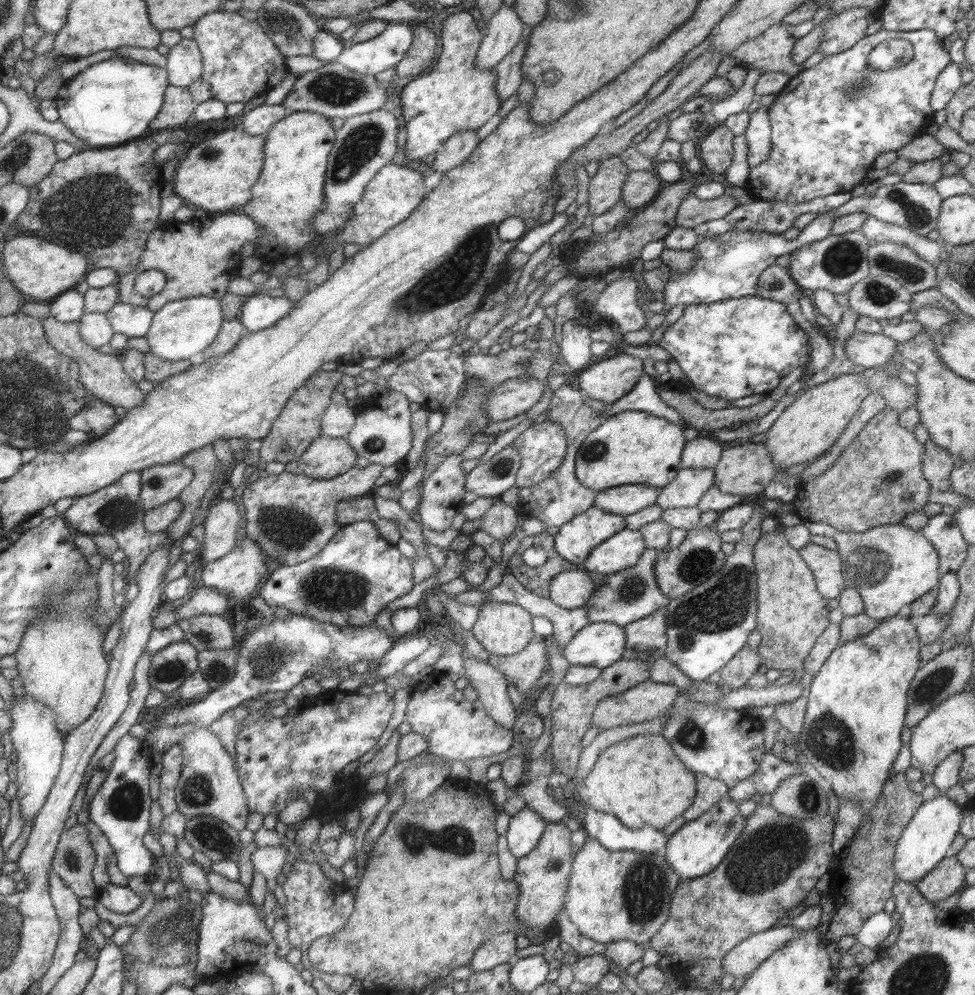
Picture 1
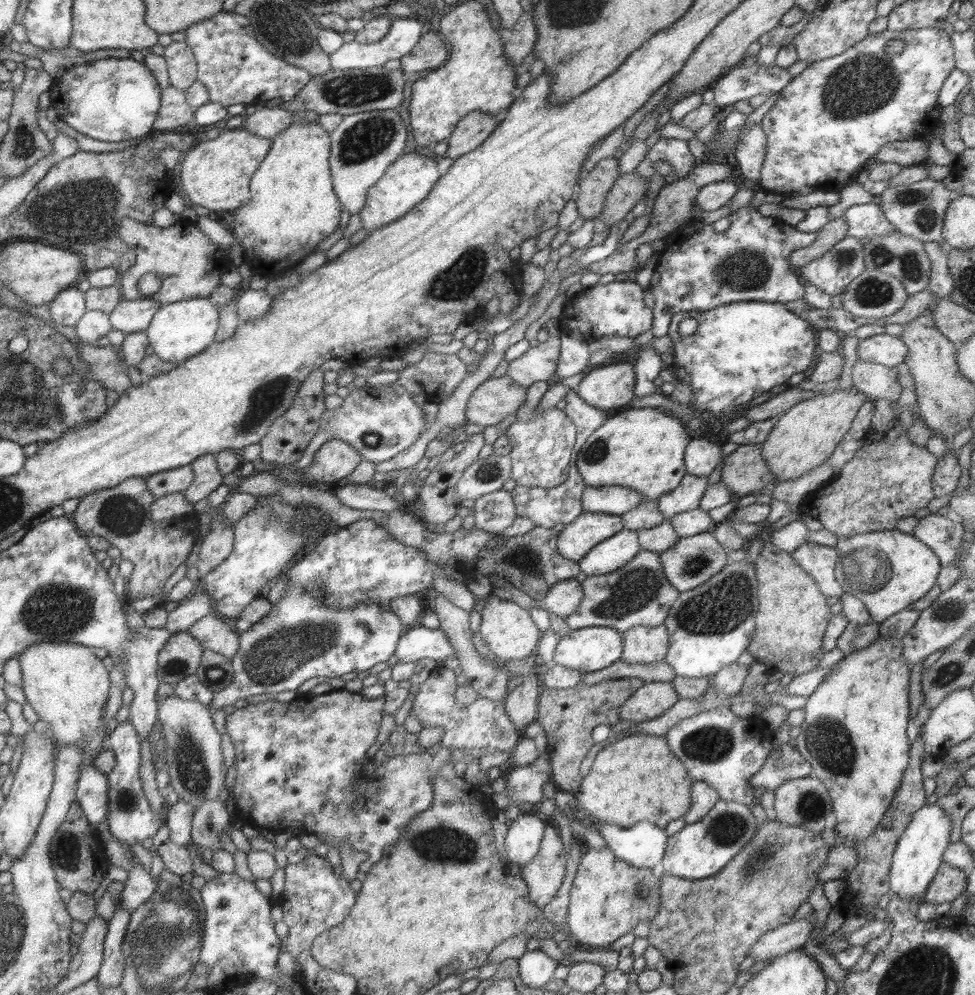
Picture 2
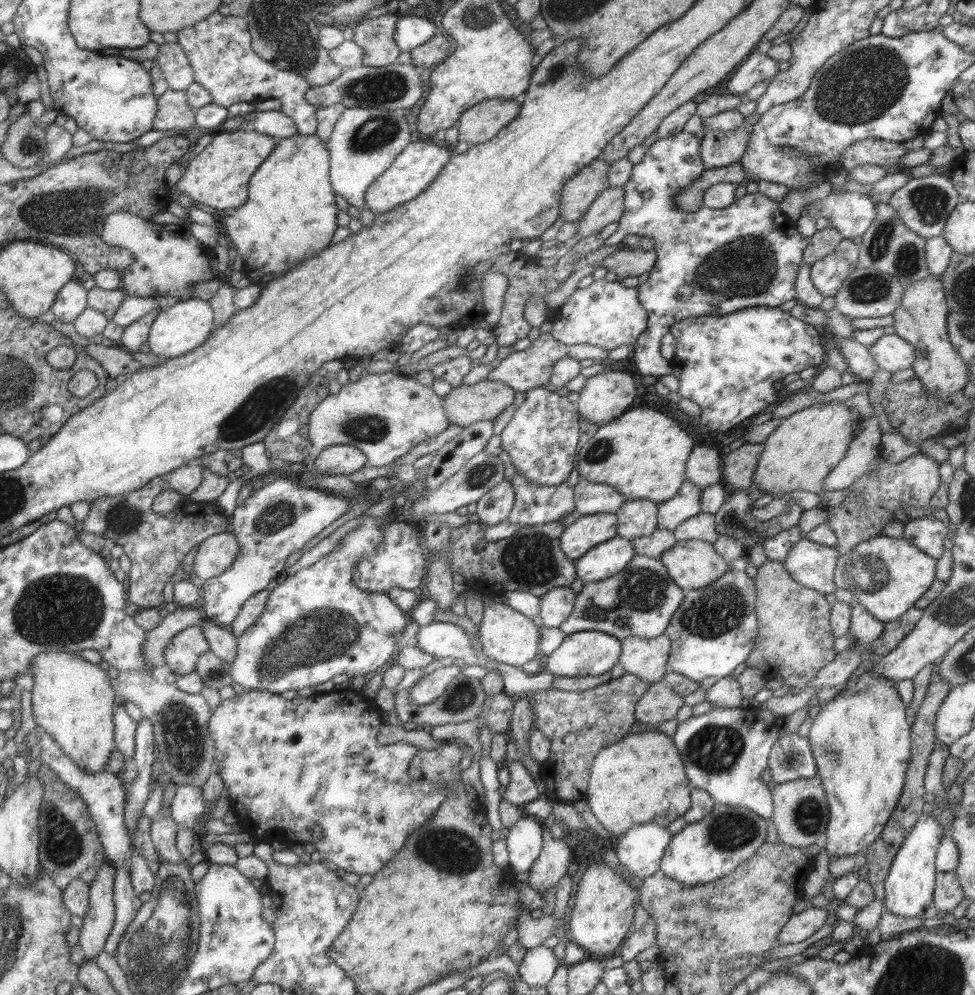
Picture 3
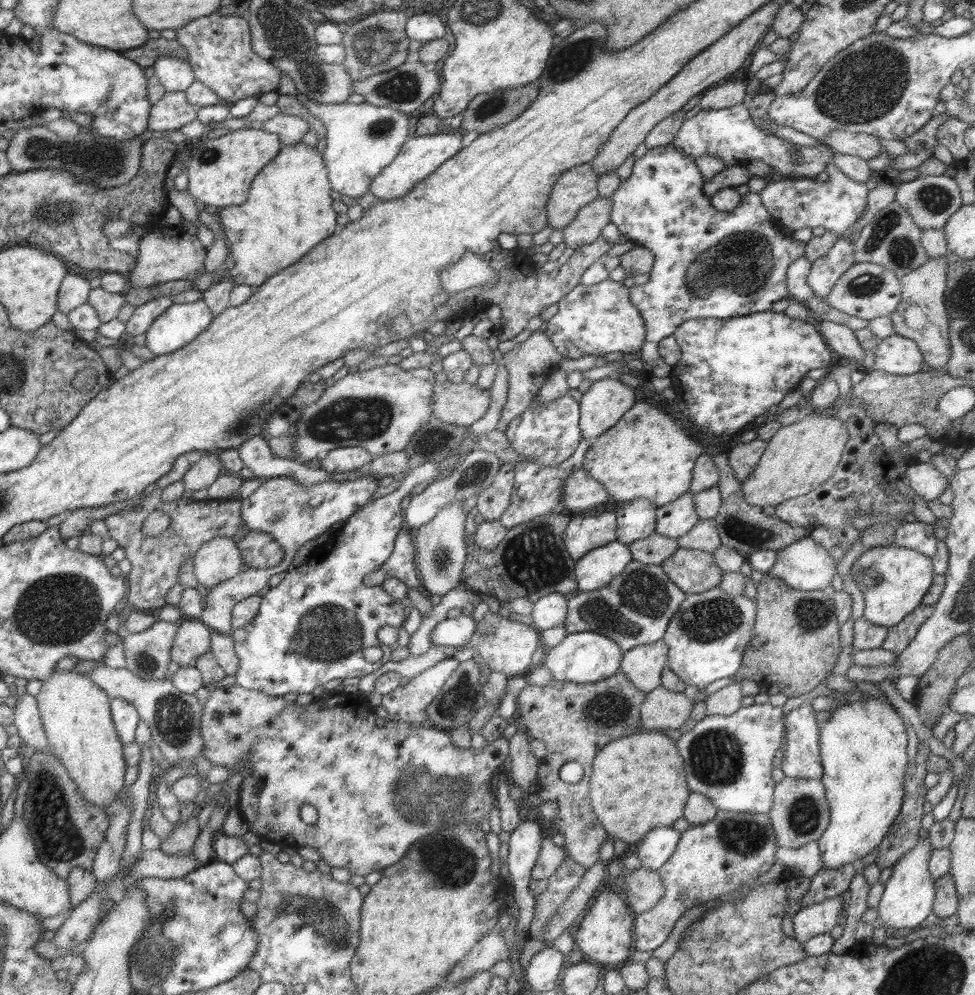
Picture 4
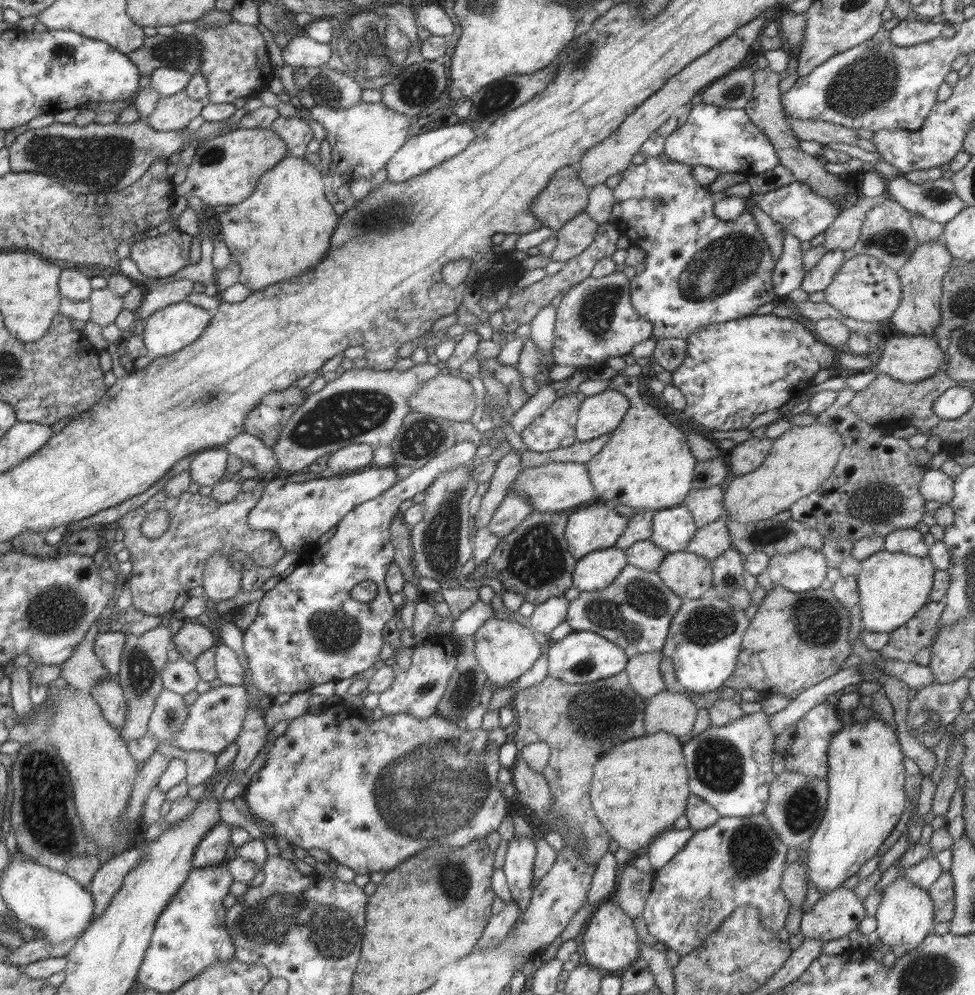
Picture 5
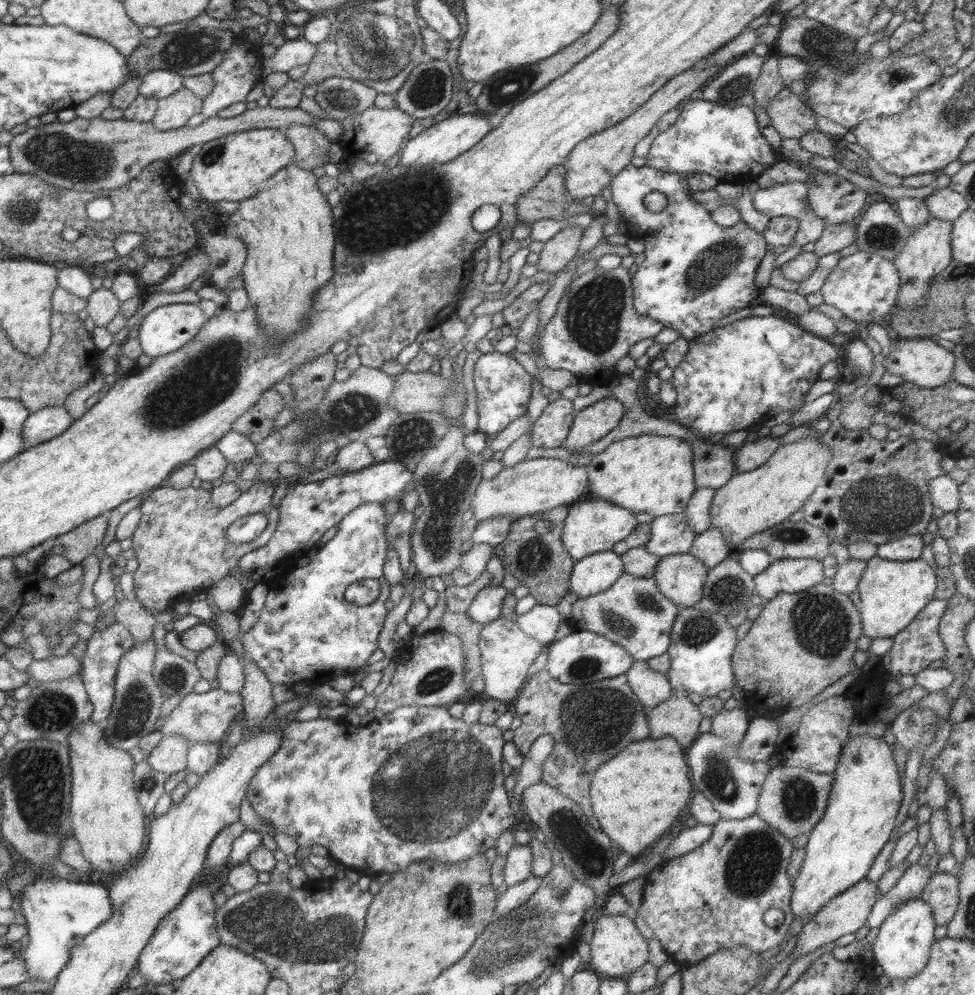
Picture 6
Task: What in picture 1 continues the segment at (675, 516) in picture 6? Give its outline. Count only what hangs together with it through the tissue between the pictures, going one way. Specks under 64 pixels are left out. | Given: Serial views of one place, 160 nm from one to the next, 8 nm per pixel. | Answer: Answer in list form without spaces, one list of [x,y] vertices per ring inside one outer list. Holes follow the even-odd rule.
[[[681,468],[677,471],[675,478],[671,479],[671,482],[658,489],[657,506],[660,506],[662,509],[696,506],[699,499],[705,494],[705,491],[714,485],[713,481],[714,469]]]

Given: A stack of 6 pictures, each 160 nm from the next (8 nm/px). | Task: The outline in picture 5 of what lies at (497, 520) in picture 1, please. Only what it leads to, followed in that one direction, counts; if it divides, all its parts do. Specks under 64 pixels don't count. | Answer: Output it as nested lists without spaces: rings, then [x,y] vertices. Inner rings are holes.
[[[511,450],[496,462],[495,471],[489,480],[489,486],[480,499],[478,511],[474,515],[474,528],[487,526],[499,503],[510,490],[514,480],[521,474],[521,459],[515,450]]]

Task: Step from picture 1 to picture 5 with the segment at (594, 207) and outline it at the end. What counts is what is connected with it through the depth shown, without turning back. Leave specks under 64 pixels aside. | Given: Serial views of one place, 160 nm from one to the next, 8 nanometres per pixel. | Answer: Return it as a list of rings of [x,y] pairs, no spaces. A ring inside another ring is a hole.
[[[576,165],[557,169],[530,204],[542,226],[556,232],[587,206],[590,188],[581,182],[578,169]]]

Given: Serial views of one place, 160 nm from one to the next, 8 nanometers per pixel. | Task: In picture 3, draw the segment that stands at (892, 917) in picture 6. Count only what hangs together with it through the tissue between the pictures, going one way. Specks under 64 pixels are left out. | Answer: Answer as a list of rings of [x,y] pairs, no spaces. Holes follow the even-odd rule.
[[[921,813],[915,826],[905,836],[903,844],[897,849],[887,877],[884,879],[883,904],[887,912],[903,918],[925,919],[940,915],[934,907],[932,894],[936,874],[934,861],[942,837],[941,826],[935,822],[935,817],[931,817],[929,813]]]

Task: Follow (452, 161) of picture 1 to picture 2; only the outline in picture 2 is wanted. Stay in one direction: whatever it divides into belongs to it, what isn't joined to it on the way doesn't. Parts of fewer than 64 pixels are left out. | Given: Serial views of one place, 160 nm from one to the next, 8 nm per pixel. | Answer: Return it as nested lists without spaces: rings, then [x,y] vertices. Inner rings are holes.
[[[478,110],[463,116],[448,136],[447,149],[443,156],[457,160],[479,146],[498,124],[495,116],[481,113]]]

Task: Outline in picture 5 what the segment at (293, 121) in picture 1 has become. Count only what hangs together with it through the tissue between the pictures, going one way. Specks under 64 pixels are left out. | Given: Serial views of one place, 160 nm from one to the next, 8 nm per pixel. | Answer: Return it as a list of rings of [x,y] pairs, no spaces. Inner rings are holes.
[[[287,153],[259,176],[253,192],[247,198],[219,214],[219,237],[221,242],[225,242],[230,258],[239,267],[239,283],[251,292],[258,291],[270,284],[303,274],[323,258],[323,252],[329,246],[330,236],[339,219],[325,198],[325,191],[326,182],[317,167],[306,162],[303,156],[296,157]]]

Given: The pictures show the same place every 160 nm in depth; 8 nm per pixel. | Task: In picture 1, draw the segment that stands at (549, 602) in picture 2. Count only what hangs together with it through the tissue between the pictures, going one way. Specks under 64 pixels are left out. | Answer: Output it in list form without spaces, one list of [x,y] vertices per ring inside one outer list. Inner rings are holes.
[[[584,568],[558,572],[548,586],[549,600],[564,609],[584,606],[593,595],[594,582]]]

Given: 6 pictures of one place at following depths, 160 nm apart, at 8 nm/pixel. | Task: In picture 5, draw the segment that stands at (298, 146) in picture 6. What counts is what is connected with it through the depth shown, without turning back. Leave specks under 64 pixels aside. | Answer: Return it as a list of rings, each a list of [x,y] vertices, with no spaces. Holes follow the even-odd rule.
[[[278,116],[269,124],[269,128],[283,139],[290,155],[301,157],[305,152],[307,143],[312,139],[309,124],[299,117],[284,118]]]

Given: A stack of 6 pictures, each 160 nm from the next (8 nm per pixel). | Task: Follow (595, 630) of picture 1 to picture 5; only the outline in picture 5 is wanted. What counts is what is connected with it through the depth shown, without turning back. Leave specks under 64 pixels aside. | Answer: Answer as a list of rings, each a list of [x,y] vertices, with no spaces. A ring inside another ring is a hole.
[[[590,630],[571,631],[559,641],[550,641],[545,647],[547,674],[566,682],[579,684],[609,678],[625,670],[628,656],[619,646]]]

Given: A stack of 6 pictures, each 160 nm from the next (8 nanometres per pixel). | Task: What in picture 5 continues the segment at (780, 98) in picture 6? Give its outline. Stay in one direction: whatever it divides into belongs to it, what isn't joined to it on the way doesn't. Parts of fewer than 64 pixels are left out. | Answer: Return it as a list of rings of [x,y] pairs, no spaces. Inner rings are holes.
[[[787,117],[793,134],[804,141],[817,142],[820,145],[830,143],[844,143],[851,146],[857,145],[859,136],[852,128],[847,128],[835,123],[825,121],[799,121]]]

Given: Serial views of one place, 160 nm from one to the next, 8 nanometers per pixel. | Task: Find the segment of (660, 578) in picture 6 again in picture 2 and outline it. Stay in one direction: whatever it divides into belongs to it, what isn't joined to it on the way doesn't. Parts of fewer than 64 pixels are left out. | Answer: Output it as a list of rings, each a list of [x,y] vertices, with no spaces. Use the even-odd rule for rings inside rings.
[[[710,531],[683,538],[678,537],[676,543],[671,548],[660,552],[658,557],[660,558],[664,577],[679,593],[692,590],[692,588],[703,584],[729,562],[727,552]]]

